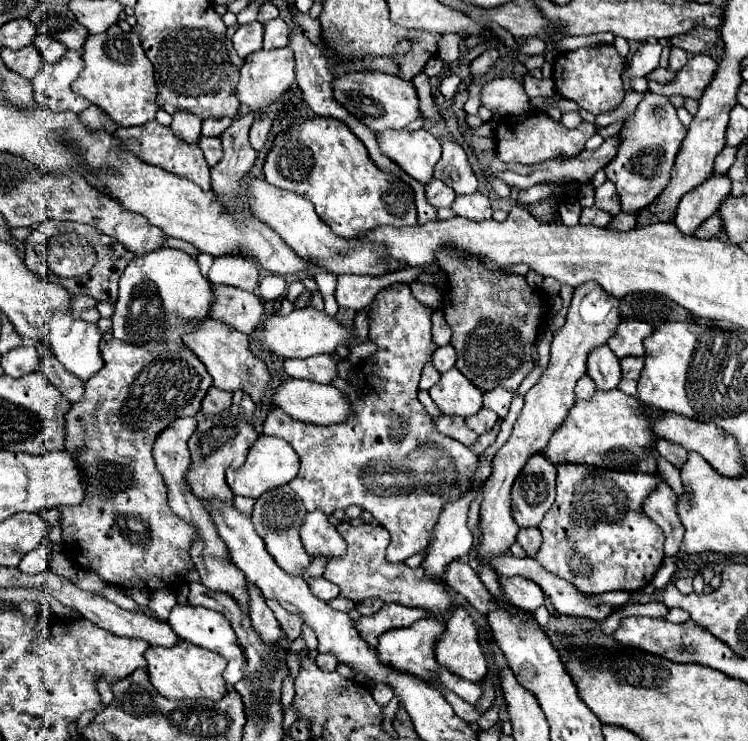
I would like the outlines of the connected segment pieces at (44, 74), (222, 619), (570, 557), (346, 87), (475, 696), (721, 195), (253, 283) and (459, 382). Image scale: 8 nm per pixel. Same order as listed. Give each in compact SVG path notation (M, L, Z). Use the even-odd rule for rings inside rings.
M68 50L56 64L42 64L40 72L32 80L36 102L54 112L70 110L80 114L84 108L90 106L90 102L82 96L76 96L70 90L70 84L78 78L82 68L84 62L80 52L72 50Z
M176 604L176 608L172 608L172 614L168 616L168 624L178 634L178 638L188 640L200 648L206 648L206 650L212 650L212 652L224 656L228 660L228 666L224 672L224 678L228 684L236 684L242 678L242 674L244 674L244 652L242 652L242 648L236 640L236 634L234 634L234 630L232 630L232 626L224 614L202 608L202 606ZM170 618L172 618L172 622L170 622Z
M560 464L556 466L556 502L552 510L540 522L542 546L536 554L536 560L552 574L568 580L584 594L600 594L610 590L626 590L636 592L648 586L665 558L665 536L662 530L644 514L642 504L646 496L654 492L658 482L662 482L660 474L642 474L642 472L616 472L616 470L594 470L592 466L580 464Z
M378 72L378 74L342 74L332 80L336 100L372 132L382 132L386 128L404 128L418 112L418 96L412 82L400 80L396 76Z
M424 618L418 620L414 626L408 628L396 628L396 630L388 630L380 636L378 640L378 654L380 660L384 664L390 664L392 668L400 670L400 672L410 672L414 676L418 676L420 680L440 680L448 690L456 692L462 700L466 700L468 704L476 704L482 696L482 688L474 682L468 680L460 680L460 676L452 676L452 672L448 672L448 668L440 668L440 664L436 664L436 640L444 634L444 622L438 618Z
M712 174L704 184L696 186L684 196L676 208L674 224L682 234L692 236L694 230L712 214L716 214L720 202L730 194L726 174Z
M220 256L214 258L214 264L208 272L212 284L236 286L246 292L254 292L260 278L260 266L242 256Z
M456 368L442 374L440 382L430 390L432 400L444 414L452 416L472 416L482 408L484 392L472 386L466 376L462 376Z

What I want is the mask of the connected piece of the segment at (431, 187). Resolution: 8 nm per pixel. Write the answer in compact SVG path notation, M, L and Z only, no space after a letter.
M432 178L430 184L424 186L424 190L426 190L426 200L434 208L450 208L456 198L456 192L450 186L446 186L442 180L436 180L436 178Z

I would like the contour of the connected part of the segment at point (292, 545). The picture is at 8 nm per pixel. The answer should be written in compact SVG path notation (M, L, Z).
M288 484L284 488L274 488L272 492L266 492L264 496L260 496L260 500L256 500L254 512L252 512L254 528L256 528L258 536L262 536L266 550L272 554L276 564L282 570L290 572L292 576L300 576L302 568L306 568L310 564L310 556L304 552L300 534L298 534L298 528L300 528L300 522L304 516L306 516L306 508Z

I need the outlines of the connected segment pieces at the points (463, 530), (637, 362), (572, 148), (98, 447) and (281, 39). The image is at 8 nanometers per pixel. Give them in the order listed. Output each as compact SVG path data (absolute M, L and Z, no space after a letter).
M476 492L446 504L436 528L432 530L422 568L434 582L444 582L444 568L448 568L452 560L462 560L472 548L472 534L466 526L466 520L474 494Z
M628 356L620 360L622 366L622 380L618 384L618 390L622 390L628 396L636 396L636 384L640 378L640 372L644 368L644 358L642 356Z
M526 112L522 116L502 118L496 128L496 152L502 162L536 164L554 158L572 158L584 150L586 140L596 132L594 124L582 122L580 128L568 130L564 124L554 122L546 112Z
M112 338L100 344L100 352L104 368L86 382L84 400L72 404L66 414L66 450L78 456L86 482L86 498L80 506L60 508L62 538L72 560L80 568L96 572L108 584L154 592L156 588L184 582L186 574L194 570L188 548L192 548L192 540L196 540L196 528L172 516L172 510L168 508L168 486L160 472L156 472L152 444L176 418L196 416L200 412L200 404L212 386L212 378L198 356L188 348L182 350L180 358L162 360L146 348Z
M282 18L270 20L268 24L264 24L264 48L266 50L274 50L274 48L284 48L288 46L290 40L290 28Z

